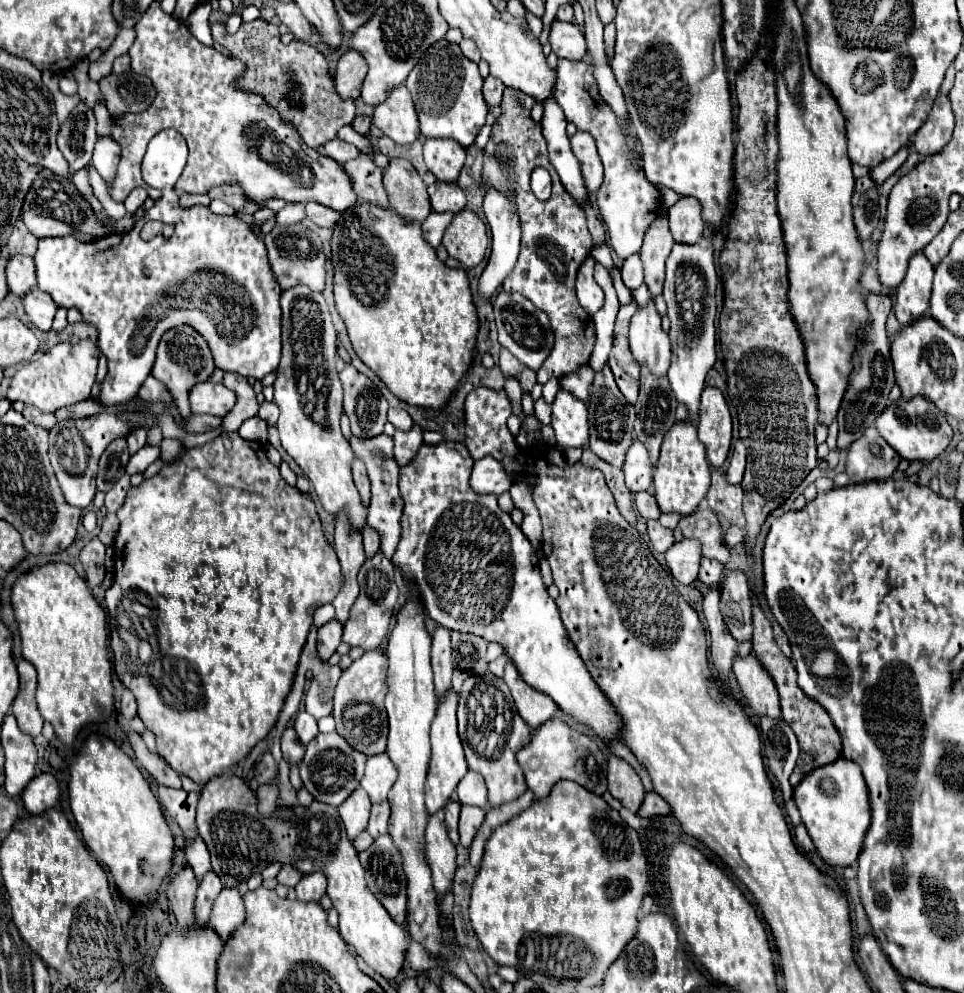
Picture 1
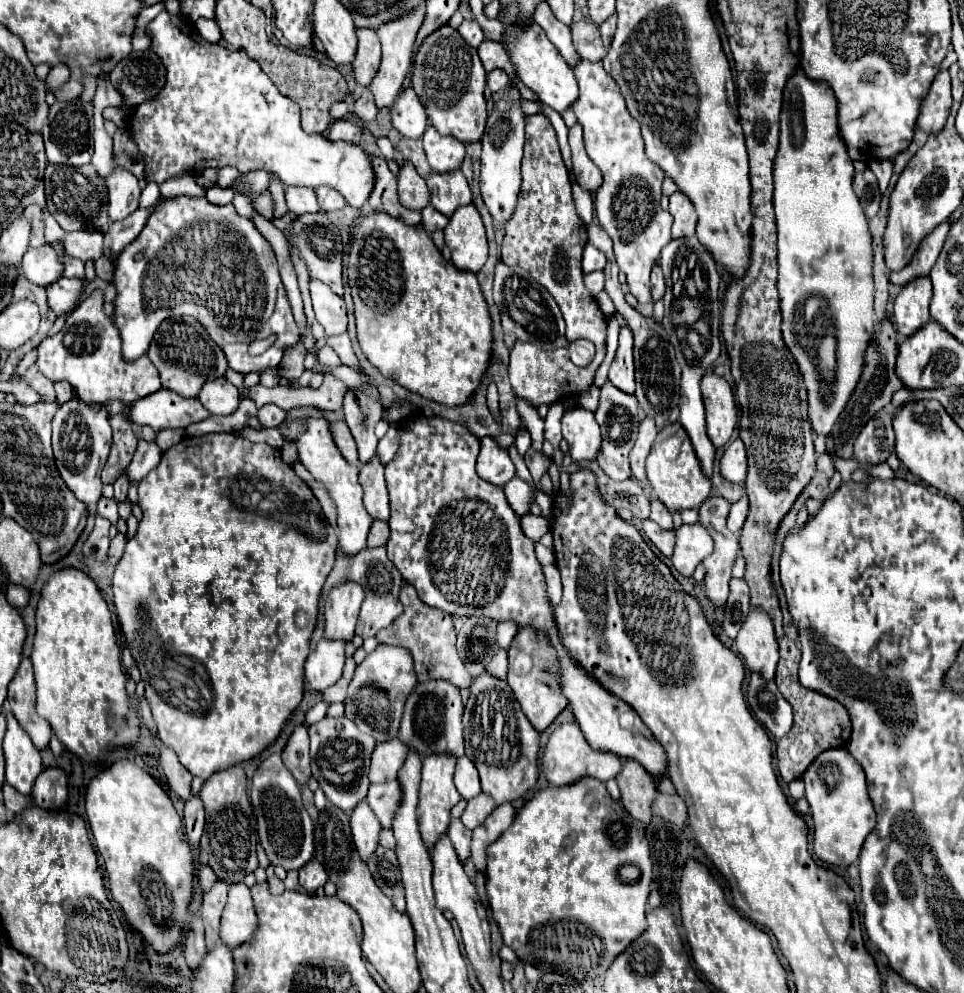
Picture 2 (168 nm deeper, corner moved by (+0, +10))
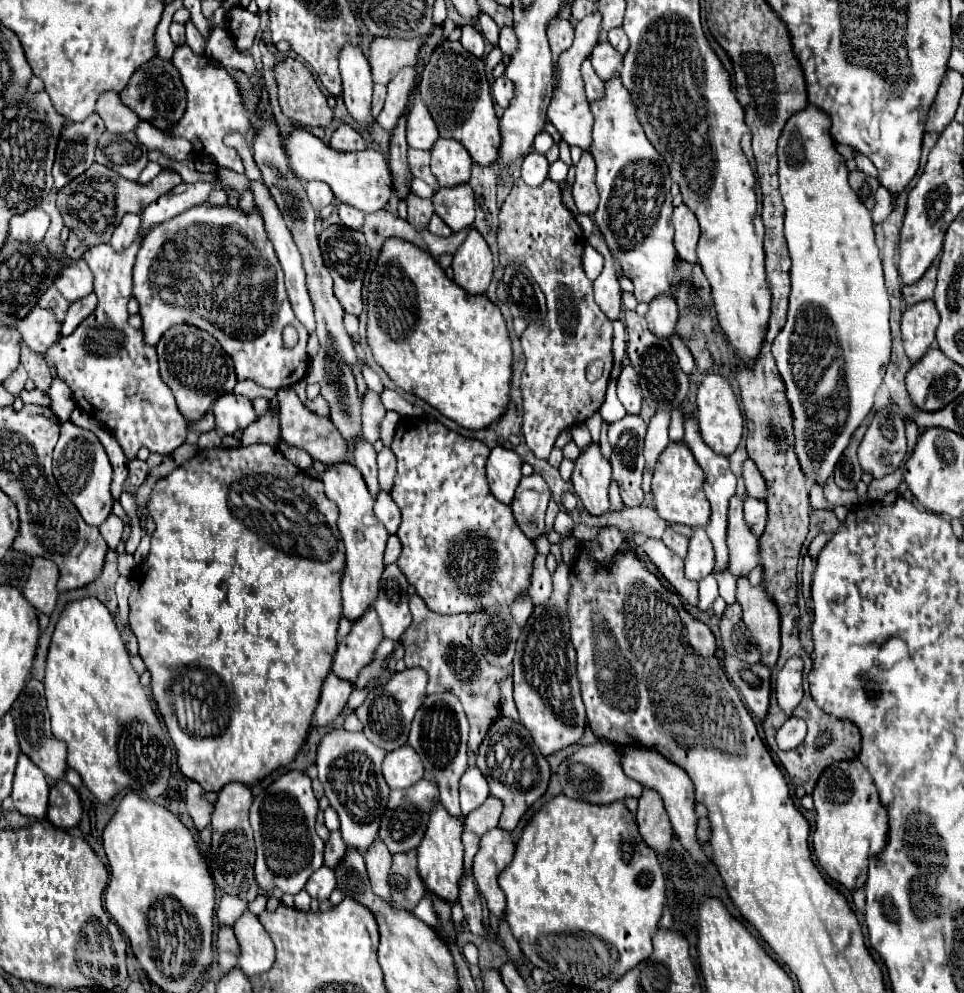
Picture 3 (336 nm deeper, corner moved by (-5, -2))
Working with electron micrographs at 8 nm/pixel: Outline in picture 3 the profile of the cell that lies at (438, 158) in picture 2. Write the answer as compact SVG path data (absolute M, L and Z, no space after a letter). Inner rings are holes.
M437 139L431 149L431 173L441 183L441 187L467 183L471 177L471 155L459 141Z

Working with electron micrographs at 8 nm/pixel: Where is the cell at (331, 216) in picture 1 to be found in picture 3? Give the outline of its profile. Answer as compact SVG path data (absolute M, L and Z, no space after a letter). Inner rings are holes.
M337 203L335 207L337 207L339 219L341 219L341 223L345 227L349 225L351 229L361 229L361 225L363 225L363 213L359 209L355 209L351 205L345 205L345 203Z

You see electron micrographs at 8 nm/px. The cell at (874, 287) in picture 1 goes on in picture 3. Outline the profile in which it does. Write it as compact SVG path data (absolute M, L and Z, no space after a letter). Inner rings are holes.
M937 261L927 269L927 273L921 277L919 283L915 285L909 285L909 287L903 287L903 297L909 305L915 305L919 301L925 301L925 299L933 299L933 289L935 289L935 283L937 283Z

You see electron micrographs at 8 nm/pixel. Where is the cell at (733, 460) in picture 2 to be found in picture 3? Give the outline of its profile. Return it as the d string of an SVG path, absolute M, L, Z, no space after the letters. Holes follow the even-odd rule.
M751 459L743 461L743 479L745 479L747 495L749 497L755 497L755 499L763 499L763 493L765 493L763 477L761 477L759 469L755 467L755 463Z

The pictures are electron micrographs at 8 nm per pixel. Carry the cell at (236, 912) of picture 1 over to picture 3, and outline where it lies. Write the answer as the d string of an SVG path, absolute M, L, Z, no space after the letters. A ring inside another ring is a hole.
M249 909L233 925L237 943L239 943L239 969L247 975L259 975L271 969L275 961L275 945L269 933L259 923L259 917Z

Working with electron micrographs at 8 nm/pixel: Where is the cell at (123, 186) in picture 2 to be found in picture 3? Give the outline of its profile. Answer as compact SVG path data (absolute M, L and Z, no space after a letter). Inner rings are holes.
M125 213L119 227L115 229L113 237L111 237L111 247L115 251L125 249L125 245L131 245L131 241L135 241L135 233L139 231L139 215L135 213Z

